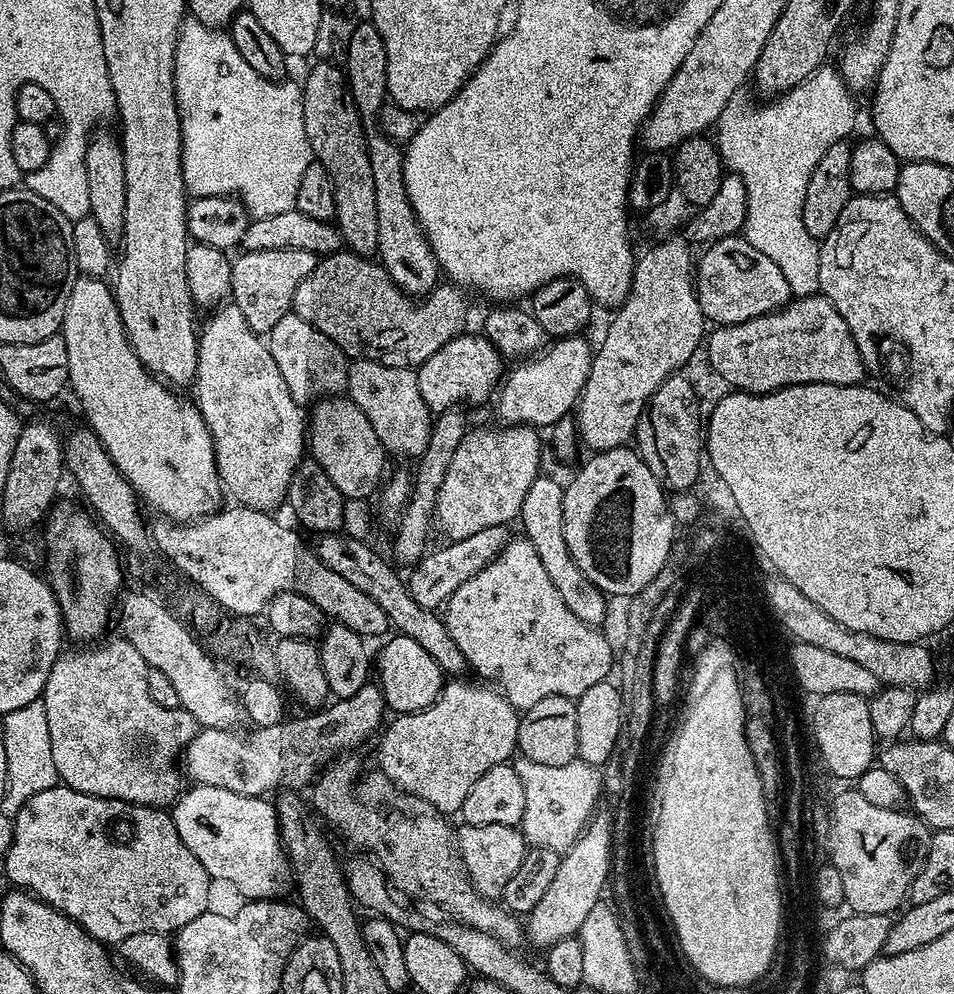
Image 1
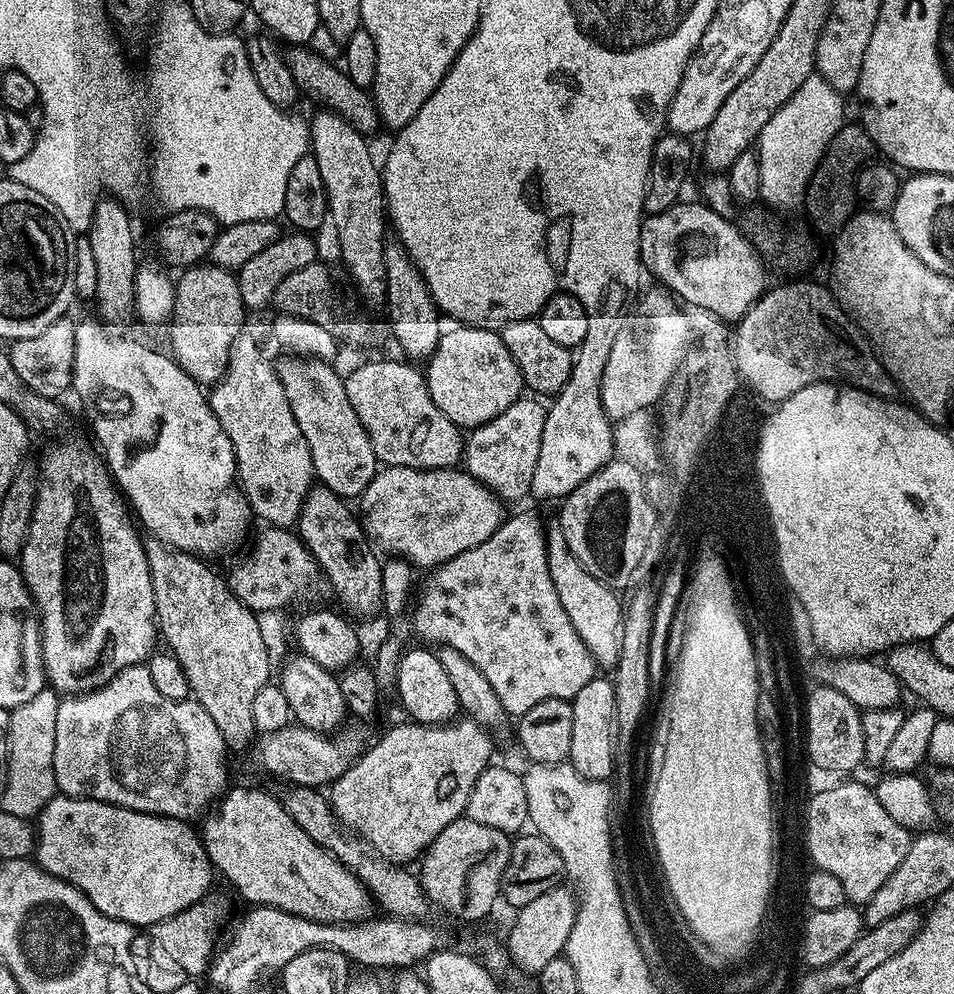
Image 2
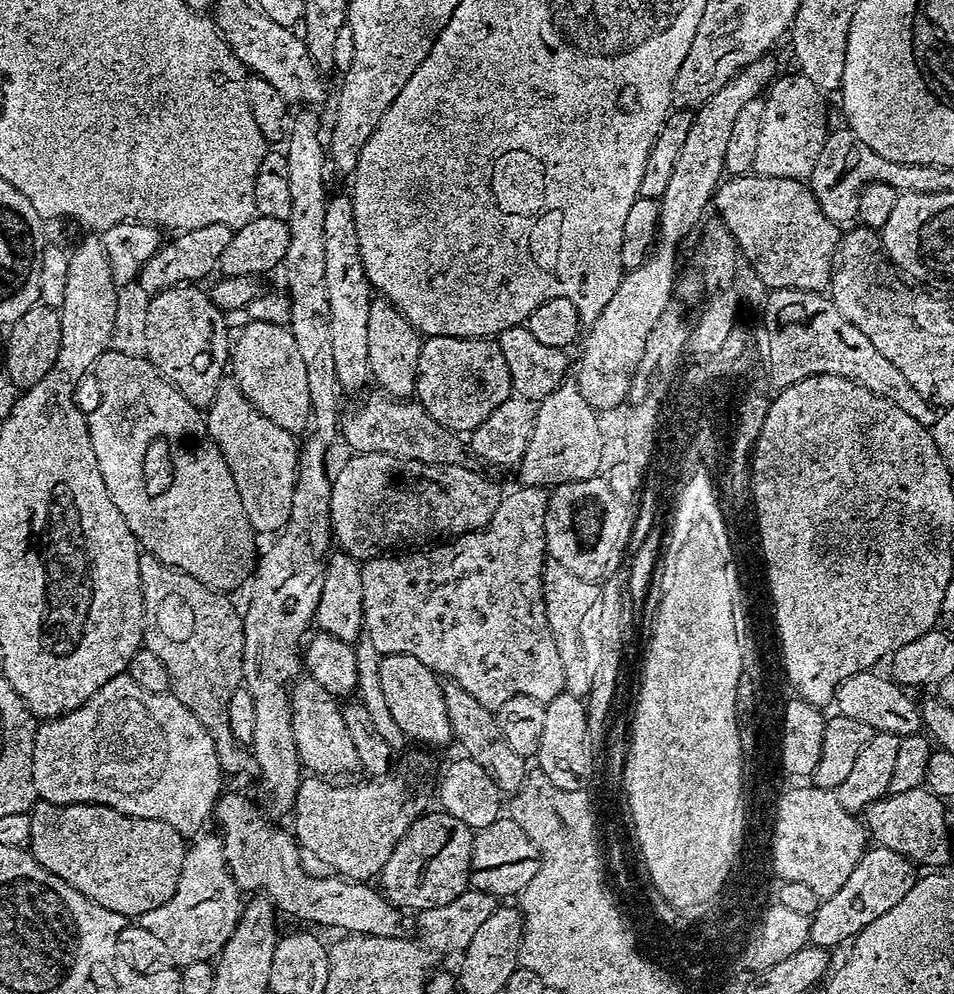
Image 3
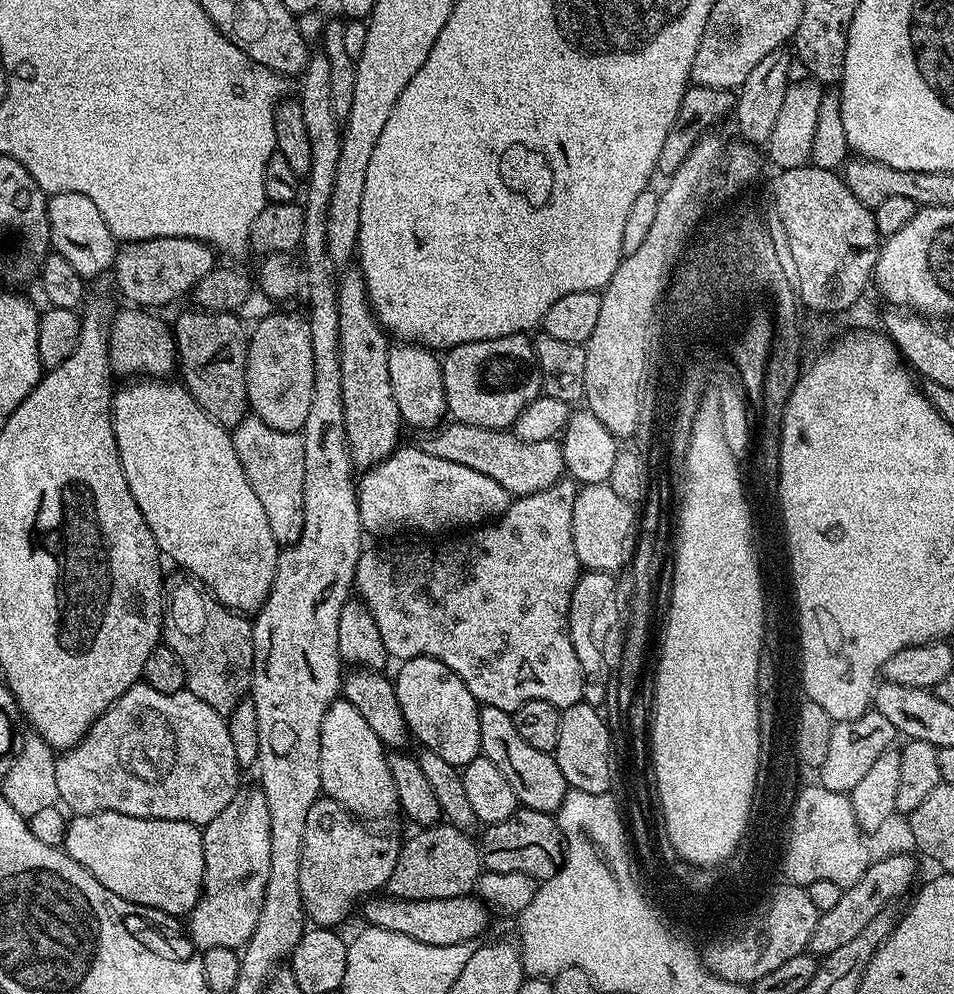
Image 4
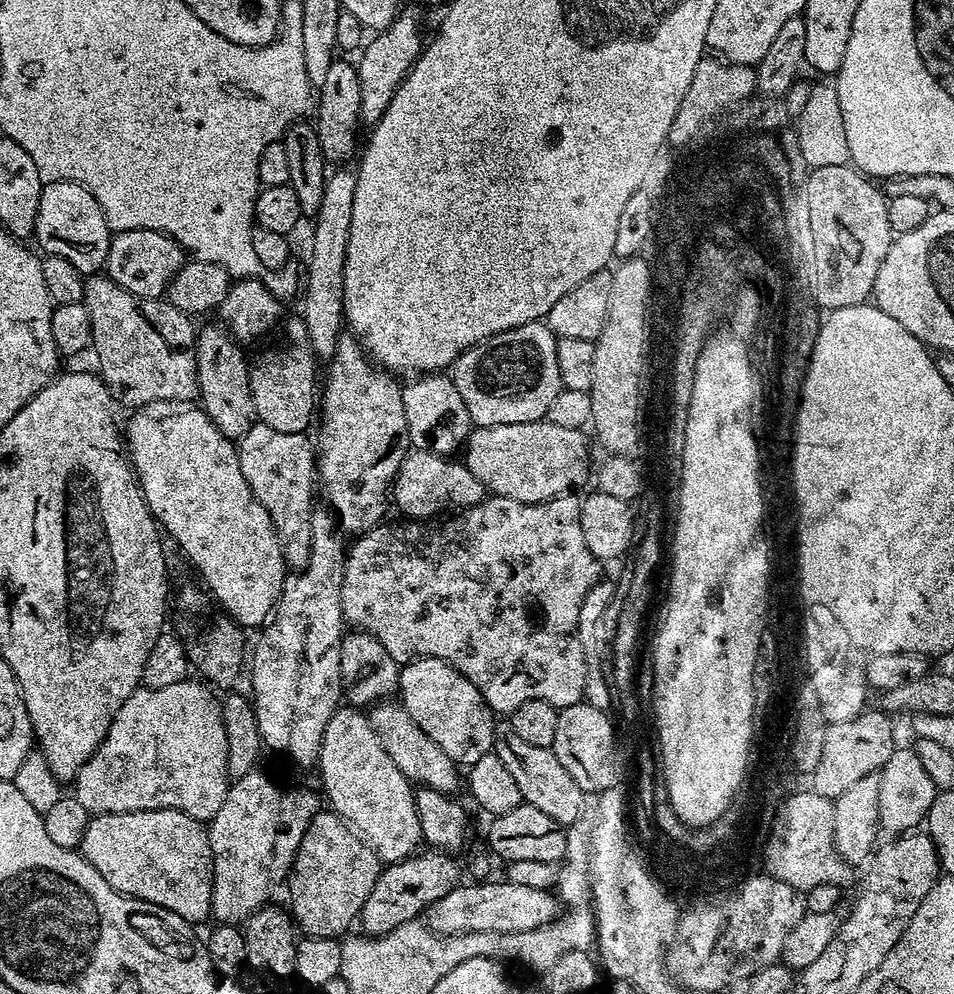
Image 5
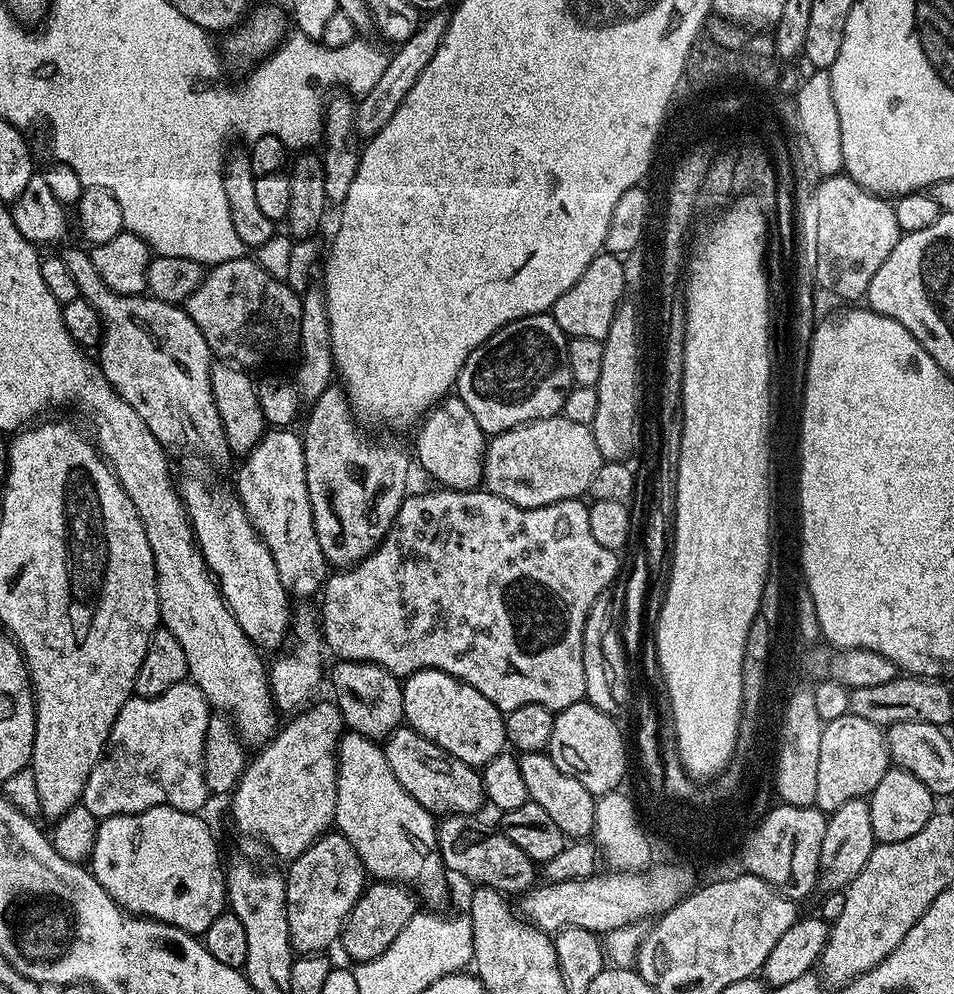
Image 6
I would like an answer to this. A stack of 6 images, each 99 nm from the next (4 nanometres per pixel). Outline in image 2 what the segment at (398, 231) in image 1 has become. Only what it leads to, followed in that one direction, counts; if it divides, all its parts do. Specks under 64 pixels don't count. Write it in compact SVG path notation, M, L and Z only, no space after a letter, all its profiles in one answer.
M389 243L385 247L383 286L388 291L388 316L393 320L392 332L396 335L401 350L405 352L403 355L412 362L427 361L434 354L436 344L440 340L441 317L438 315L436 303L432 300L424 276L399 243Z

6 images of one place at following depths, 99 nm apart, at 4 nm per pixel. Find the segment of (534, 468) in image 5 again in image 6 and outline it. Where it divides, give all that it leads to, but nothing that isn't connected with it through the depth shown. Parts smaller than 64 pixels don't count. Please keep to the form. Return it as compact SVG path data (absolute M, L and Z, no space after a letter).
M562 414L535 420L505 432L497 432L487 441L484 449L483 487L489 492L498 494L498 498L506 498L506 502L514 502L514 506L537 508L563 500L575 500L583 497L588 491L594 473L602 463L598 442L594 442L591 427L582 422L570 422Z

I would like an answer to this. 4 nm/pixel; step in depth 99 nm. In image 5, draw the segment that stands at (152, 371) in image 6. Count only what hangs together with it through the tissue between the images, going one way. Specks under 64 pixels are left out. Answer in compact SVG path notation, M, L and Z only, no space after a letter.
M107 274L89 275L84 281L82 303L88 311L88 321L92 327L91 351L96 351L98 375L108 387L113 401L125 404L132 410L144 410L155 400L197 399L200 387L196 377L196 333L197 325L192 325L193 317L184 313L164 298L151 300L138 298L122 286L113 282Z

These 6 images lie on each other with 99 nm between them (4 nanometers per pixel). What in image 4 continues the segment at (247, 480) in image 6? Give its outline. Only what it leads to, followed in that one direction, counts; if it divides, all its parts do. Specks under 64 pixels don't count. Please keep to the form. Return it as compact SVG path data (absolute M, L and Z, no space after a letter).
M253 414L231 429L232 445L242 462L242 470L266 510L266 522L274 530L277 544L287 546L298 542L304 521L304 437L294 432L271 429Z

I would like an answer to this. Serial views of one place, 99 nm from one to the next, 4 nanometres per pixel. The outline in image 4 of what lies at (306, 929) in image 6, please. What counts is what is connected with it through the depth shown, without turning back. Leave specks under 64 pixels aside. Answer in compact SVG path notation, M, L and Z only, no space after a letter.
M318 798L314 806L310 806L300 847L298 890L300 903L313 925L331 929L340 926L336 924L342 923L351 914L352 907L379 893L394 872L401 841L375 832L372 829L375 827L364 829L363 826L336 800Z

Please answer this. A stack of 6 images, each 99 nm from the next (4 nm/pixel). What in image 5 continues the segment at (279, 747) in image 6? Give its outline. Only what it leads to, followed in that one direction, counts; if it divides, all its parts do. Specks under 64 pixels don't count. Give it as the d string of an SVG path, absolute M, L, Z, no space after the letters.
M260 770L235 777L228 785L228 793L218 814L207 825L208 841L212 851L212 911L213 921L222 924L243 925L248 917L269 903L268 895L287 881L296 852L310 822L318 811L316 796L312 792L299 792L292 788L283 792L274 781Z

